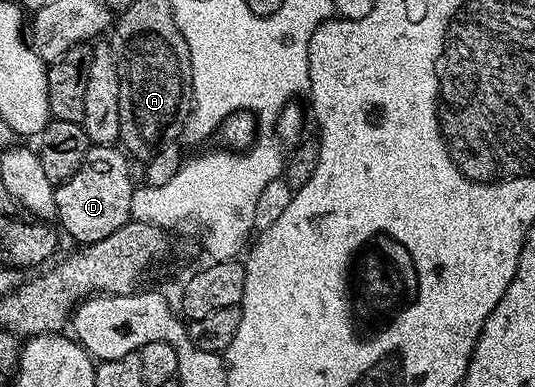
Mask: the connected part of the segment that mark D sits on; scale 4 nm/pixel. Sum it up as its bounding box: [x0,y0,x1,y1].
[55,145,136,244]

